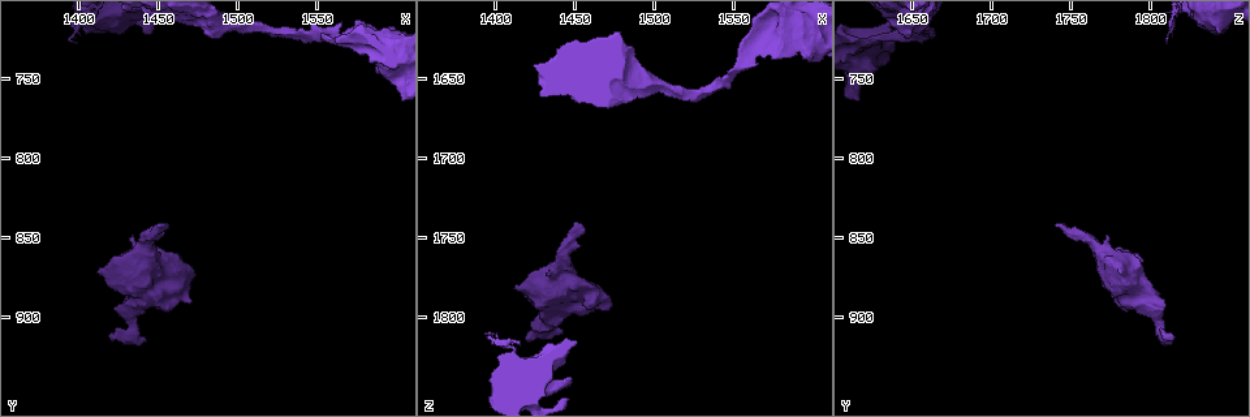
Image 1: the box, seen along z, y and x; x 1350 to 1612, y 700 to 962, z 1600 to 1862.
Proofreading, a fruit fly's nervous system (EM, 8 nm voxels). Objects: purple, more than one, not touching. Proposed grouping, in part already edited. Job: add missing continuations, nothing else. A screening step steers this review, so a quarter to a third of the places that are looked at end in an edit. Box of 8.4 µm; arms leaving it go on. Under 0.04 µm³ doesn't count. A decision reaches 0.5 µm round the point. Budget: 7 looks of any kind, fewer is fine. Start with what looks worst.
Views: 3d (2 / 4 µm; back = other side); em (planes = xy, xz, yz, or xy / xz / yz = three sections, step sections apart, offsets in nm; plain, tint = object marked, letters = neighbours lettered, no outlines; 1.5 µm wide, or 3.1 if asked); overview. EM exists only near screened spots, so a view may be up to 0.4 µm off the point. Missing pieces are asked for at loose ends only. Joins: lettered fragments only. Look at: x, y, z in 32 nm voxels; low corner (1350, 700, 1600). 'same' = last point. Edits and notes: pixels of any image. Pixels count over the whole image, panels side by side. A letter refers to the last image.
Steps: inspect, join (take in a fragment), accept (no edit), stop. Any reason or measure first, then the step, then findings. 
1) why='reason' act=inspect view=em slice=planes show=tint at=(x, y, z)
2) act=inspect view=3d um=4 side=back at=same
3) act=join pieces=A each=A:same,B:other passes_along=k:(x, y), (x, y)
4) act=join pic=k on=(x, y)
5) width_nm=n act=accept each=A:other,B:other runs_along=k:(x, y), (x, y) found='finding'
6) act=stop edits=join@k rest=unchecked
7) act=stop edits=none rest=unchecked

act=inspect view=em slice=yz step=8 show=tint at=(1454, 842, 1738)

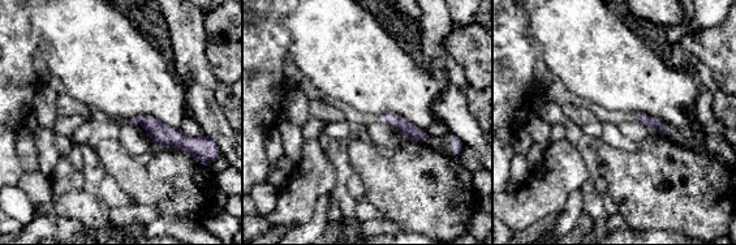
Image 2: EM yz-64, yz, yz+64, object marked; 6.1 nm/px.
why='cut it another way' act=inspect view=em slice=planes show=tint at=same

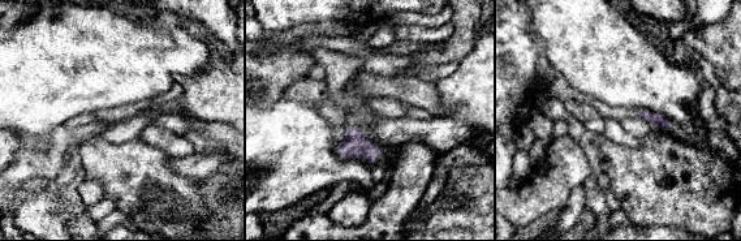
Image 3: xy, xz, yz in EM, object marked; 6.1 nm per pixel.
act=inspect view=em slice=planes show=letters at=same

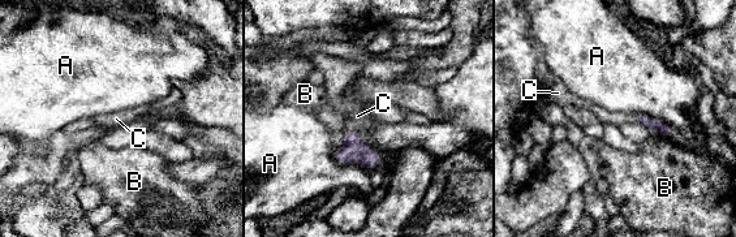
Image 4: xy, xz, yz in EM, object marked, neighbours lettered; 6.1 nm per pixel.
act=join pieces=C each=A:other,B:other,C:same found='it goes on there'

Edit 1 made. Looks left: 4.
why='redraw' act=inspect view=overview

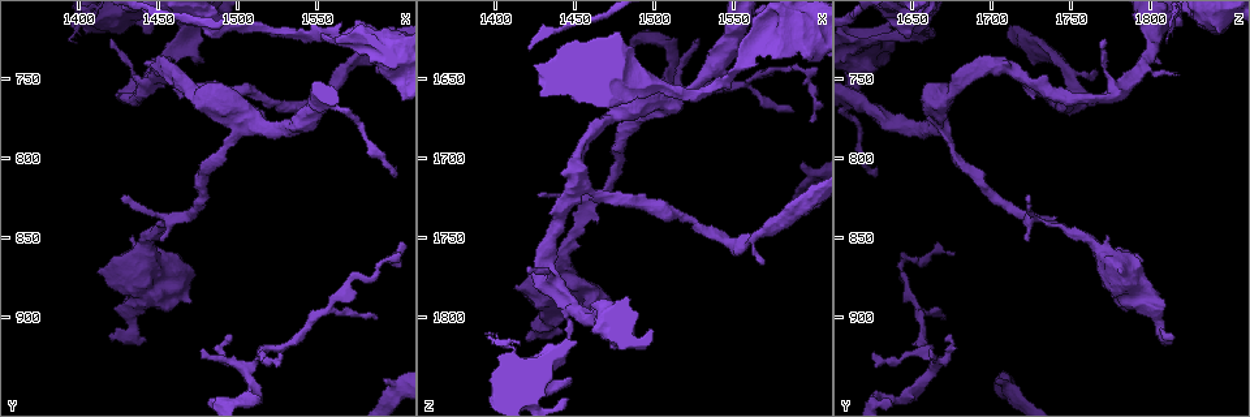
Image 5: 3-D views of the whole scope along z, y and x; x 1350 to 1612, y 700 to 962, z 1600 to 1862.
why='branch stops here' act=inspect view=em slice=xy step=8 show=tint at=(1442, 724, 1844)

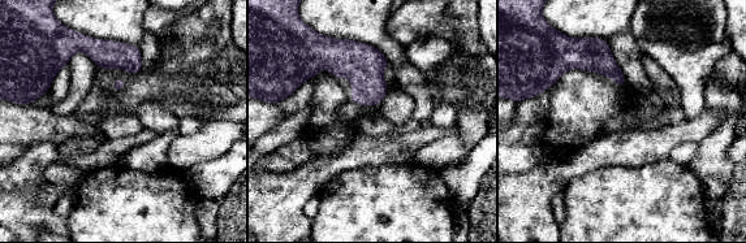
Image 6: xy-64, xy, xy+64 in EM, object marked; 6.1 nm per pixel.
why='cut it another way' act=inspect view=em slice=planes show=letters at=same

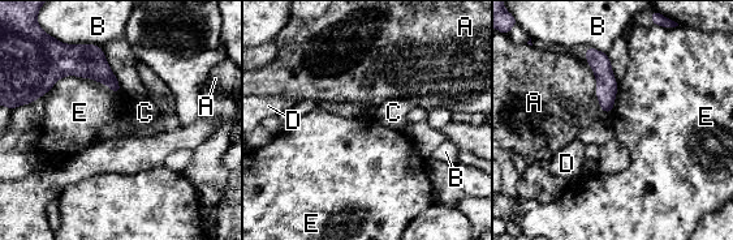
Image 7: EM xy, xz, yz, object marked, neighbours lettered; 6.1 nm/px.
longest_contact=E:480nm act=accept each=A:other,B:other,C:other,D:other,E:other found='none of them fits'

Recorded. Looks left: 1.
act=stop edits=join@4 rest=unchecked

